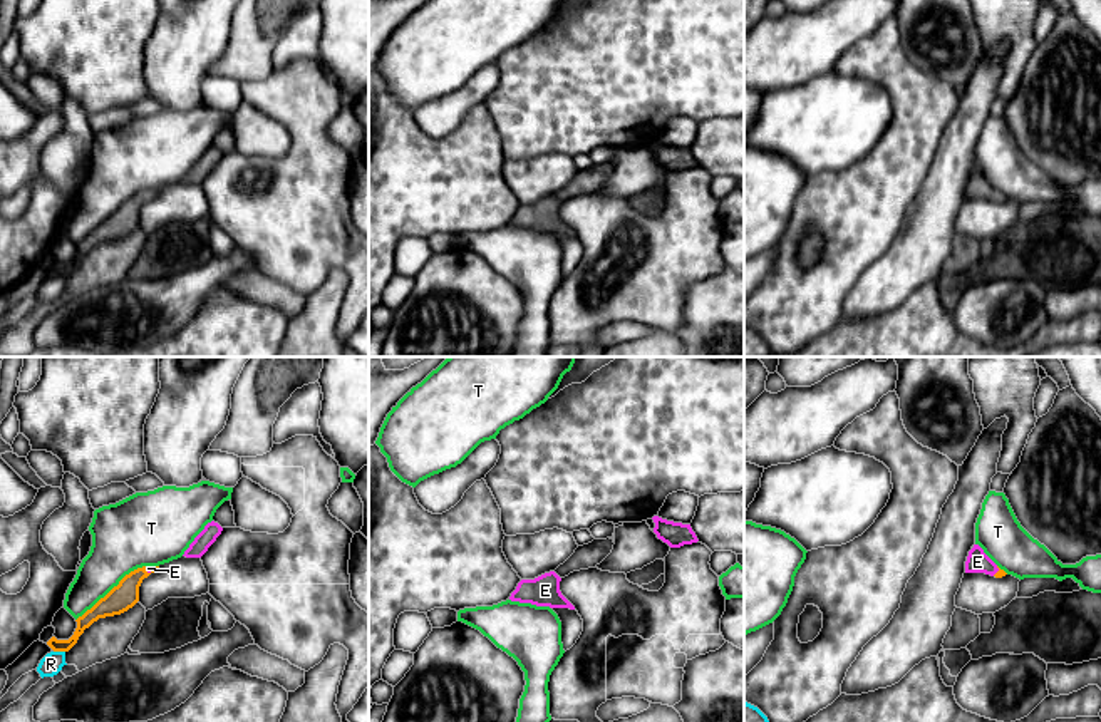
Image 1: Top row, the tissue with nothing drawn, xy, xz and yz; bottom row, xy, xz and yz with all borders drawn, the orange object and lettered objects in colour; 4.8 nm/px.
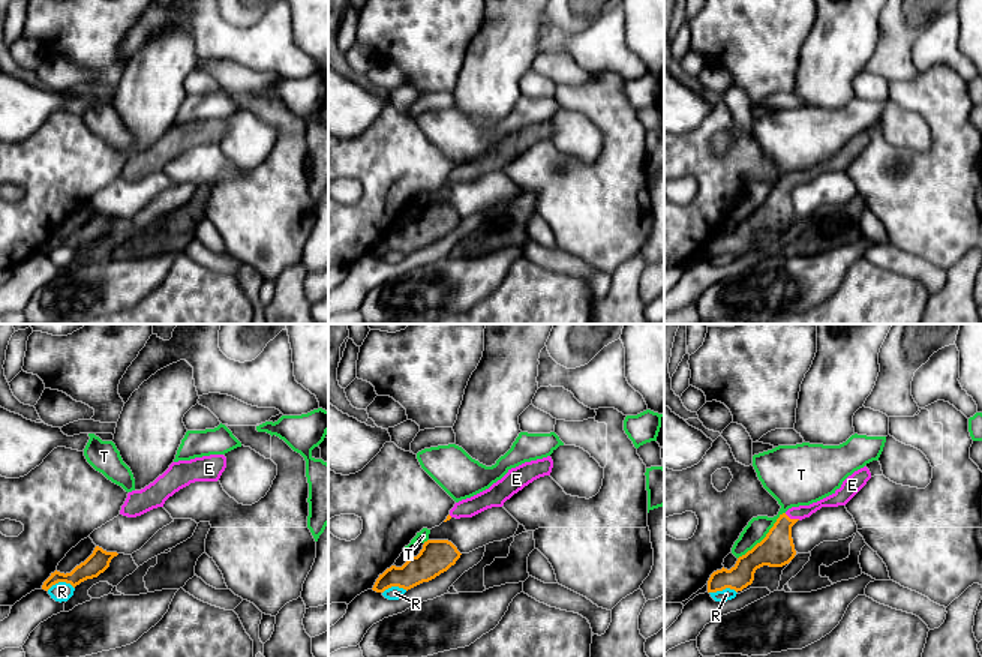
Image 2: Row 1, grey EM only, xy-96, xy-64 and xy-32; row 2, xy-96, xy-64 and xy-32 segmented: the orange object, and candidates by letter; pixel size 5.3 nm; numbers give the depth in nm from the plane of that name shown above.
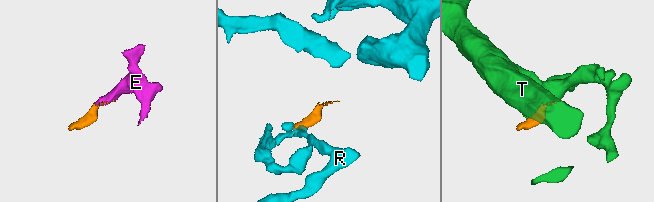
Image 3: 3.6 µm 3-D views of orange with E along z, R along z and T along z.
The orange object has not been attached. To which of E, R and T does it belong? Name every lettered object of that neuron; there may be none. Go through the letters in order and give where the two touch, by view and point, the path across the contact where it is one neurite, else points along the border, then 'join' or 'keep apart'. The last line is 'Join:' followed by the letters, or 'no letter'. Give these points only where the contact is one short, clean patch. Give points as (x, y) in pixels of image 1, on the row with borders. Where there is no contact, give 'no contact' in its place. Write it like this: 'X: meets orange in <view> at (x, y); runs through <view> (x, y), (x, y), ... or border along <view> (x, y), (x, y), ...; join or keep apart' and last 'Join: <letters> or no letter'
E: meets orange in xy at (151, 567); runs through xy (123, 597), (128, 587), (151, 567), (148, 568); join
R: meets orange in xy at (59, 650); border along xy (54, 650), (64, 652); keep apart
T: meets orange in xy at (113, 588); keep apart
Join: E

